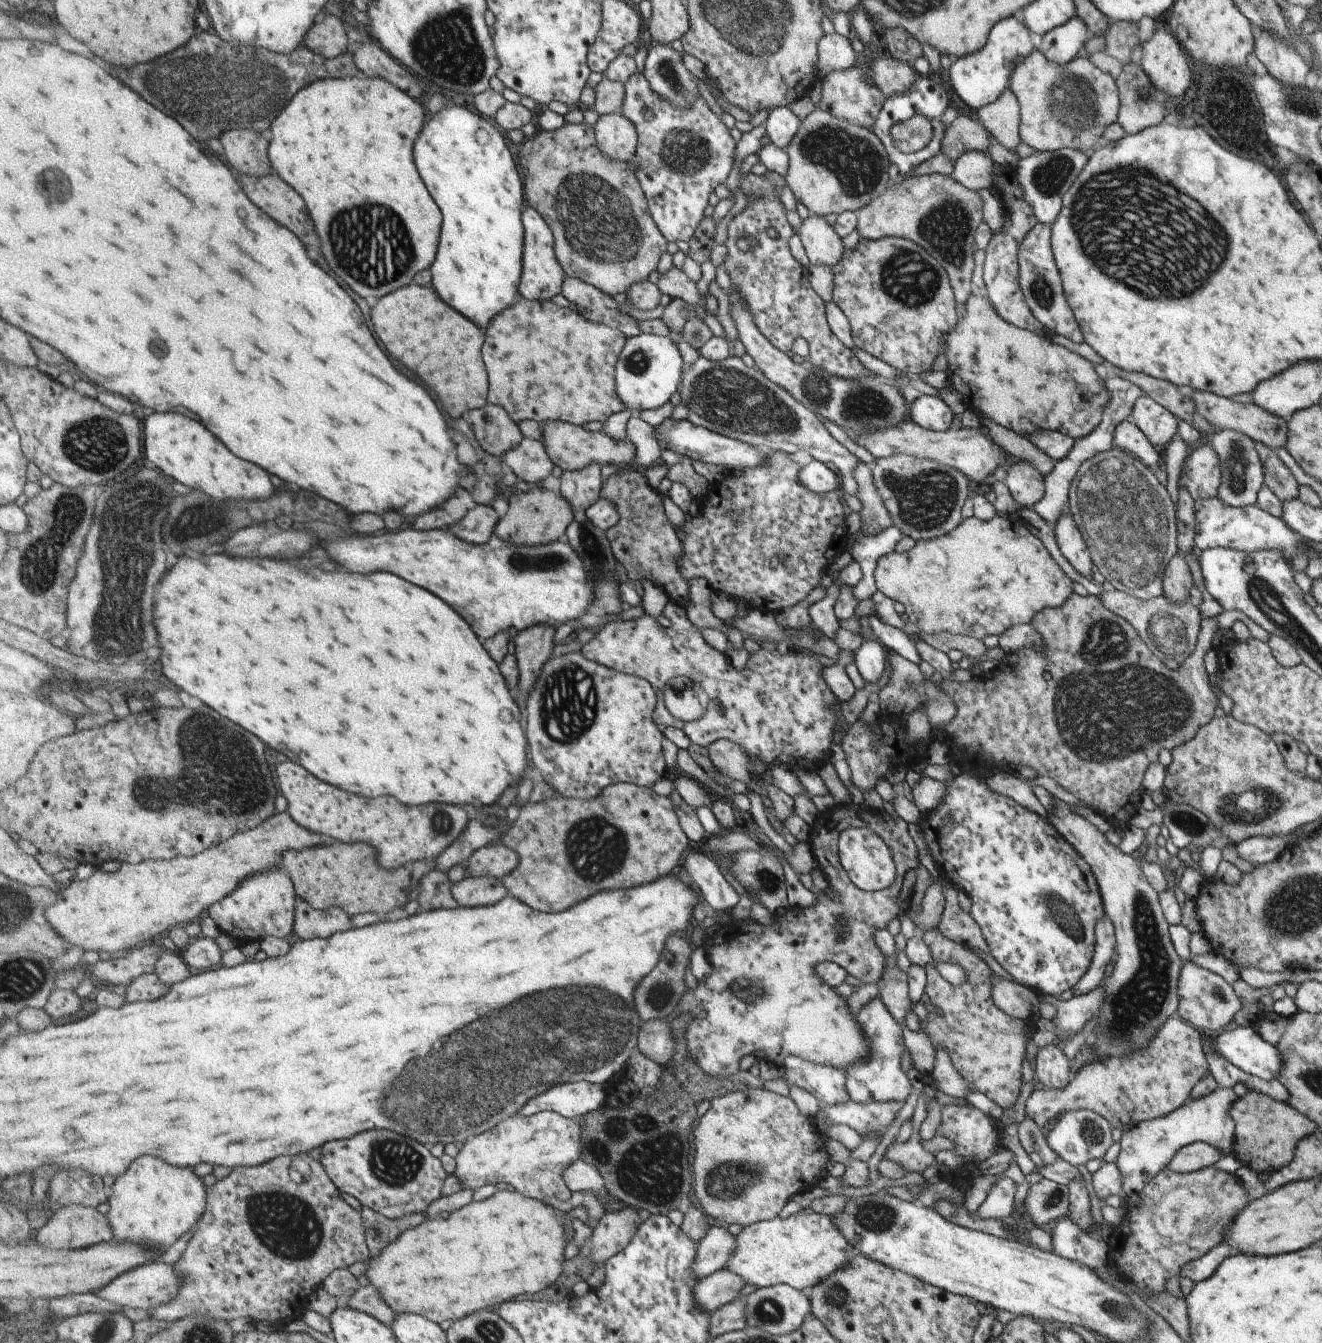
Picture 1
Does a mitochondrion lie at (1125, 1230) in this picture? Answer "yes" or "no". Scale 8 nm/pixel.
no

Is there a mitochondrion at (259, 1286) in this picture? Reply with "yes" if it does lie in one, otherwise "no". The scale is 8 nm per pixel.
no

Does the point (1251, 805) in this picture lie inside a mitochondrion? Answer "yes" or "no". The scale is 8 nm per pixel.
yes

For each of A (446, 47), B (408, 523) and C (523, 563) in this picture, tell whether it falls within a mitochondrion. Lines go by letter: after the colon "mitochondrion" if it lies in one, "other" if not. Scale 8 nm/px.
A: mitochondrion
B: other
C: mitochondrion

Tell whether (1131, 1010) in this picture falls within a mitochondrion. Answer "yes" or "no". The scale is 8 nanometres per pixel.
yes

